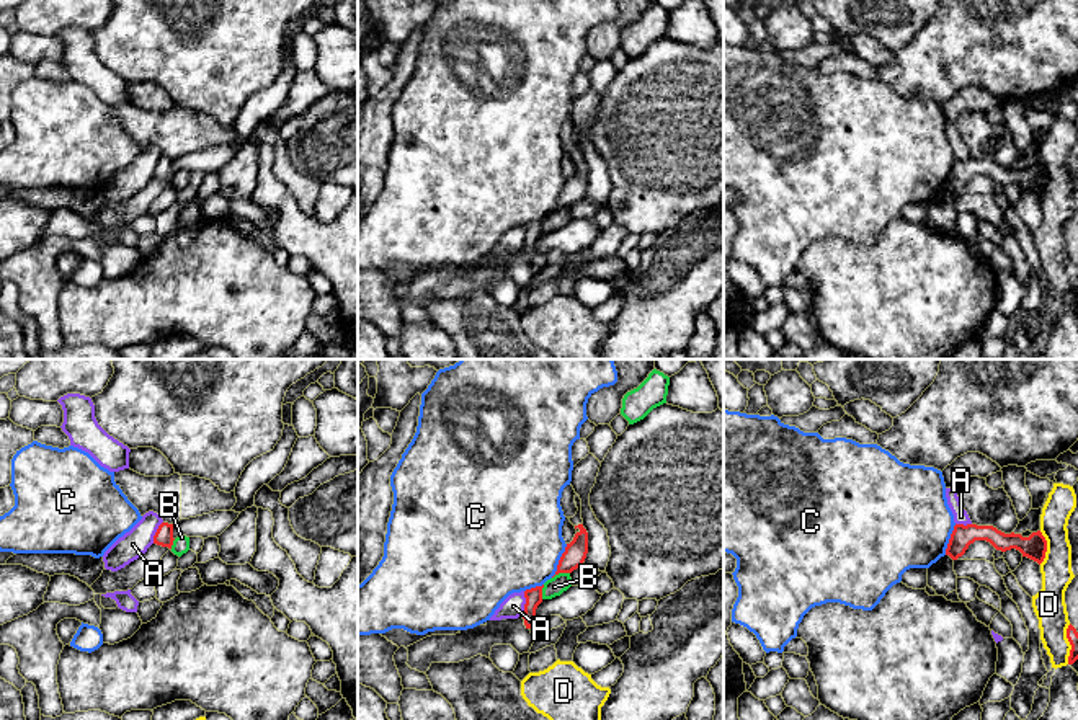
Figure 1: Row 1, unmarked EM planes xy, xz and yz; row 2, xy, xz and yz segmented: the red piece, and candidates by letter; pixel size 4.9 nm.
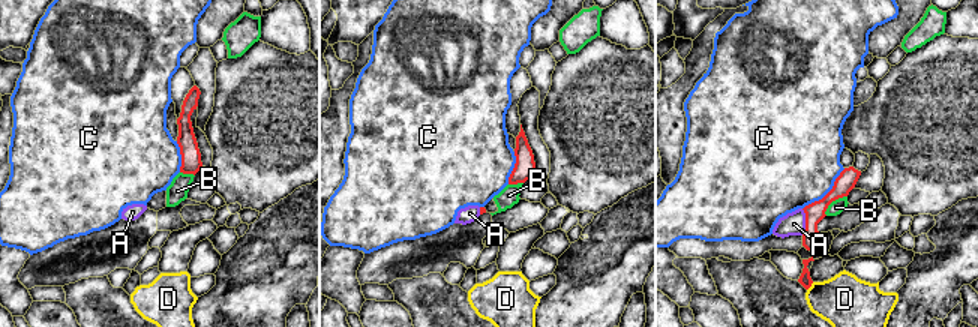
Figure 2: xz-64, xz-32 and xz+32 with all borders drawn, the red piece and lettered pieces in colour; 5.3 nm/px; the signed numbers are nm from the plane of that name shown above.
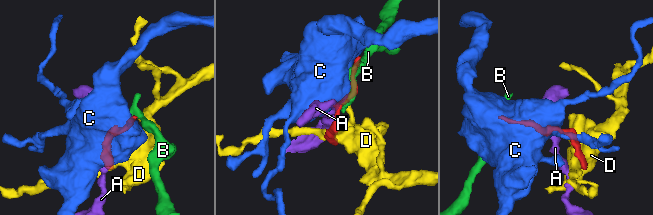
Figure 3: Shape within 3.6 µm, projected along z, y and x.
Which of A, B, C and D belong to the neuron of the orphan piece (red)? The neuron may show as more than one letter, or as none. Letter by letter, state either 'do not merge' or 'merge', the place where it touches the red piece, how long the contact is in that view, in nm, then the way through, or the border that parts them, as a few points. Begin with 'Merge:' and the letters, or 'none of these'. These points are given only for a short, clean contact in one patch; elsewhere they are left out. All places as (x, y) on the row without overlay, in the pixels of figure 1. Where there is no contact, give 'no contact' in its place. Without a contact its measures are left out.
Merge: B
A: do not merge | xz (526, 237) | 120 nm | along xz (525, 226), (525, 245), (521, 248)
B: merge | xz (561, 206) | 90 nm
C: do not merge | xz (559, 195) | 190 nm
D: do not merge | yz (1046, 182) | 170 nm

